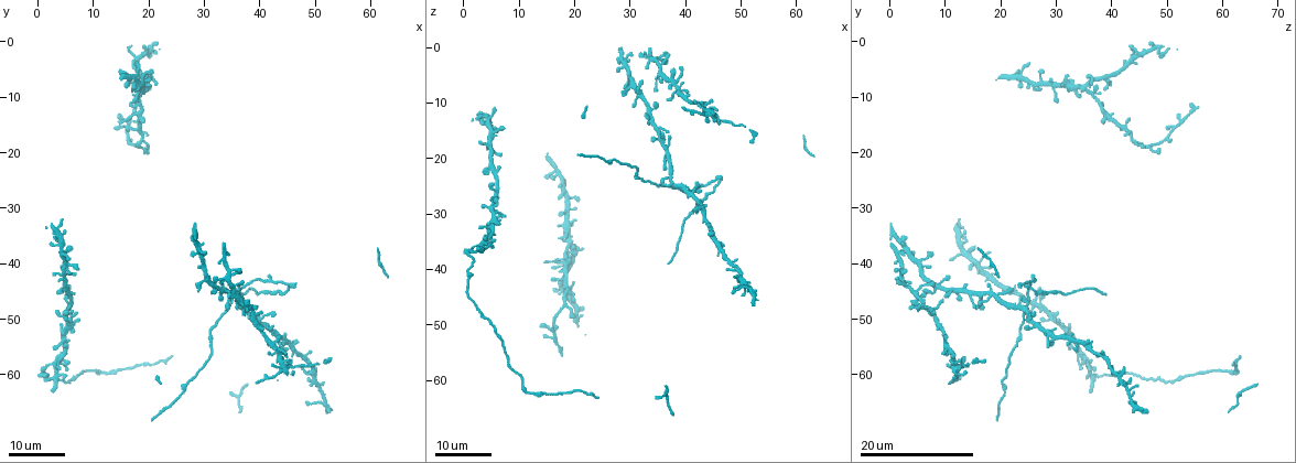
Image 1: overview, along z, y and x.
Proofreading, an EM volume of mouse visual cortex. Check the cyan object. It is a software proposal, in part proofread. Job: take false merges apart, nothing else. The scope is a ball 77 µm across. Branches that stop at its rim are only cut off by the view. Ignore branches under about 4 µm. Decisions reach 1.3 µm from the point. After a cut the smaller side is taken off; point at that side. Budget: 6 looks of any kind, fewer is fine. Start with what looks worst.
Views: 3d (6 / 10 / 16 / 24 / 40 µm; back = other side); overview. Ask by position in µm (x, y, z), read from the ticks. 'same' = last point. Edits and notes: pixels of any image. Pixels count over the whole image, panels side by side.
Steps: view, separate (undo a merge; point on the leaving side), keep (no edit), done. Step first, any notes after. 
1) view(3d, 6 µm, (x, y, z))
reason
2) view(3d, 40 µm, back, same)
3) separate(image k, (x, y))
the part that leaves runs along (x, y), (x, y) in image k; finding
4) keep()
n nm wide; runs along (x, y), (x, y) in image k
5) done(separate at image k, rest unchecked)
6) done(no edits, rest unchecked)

view(3d, 16 µm, (37.5, 48.5, 24.5))
a fork

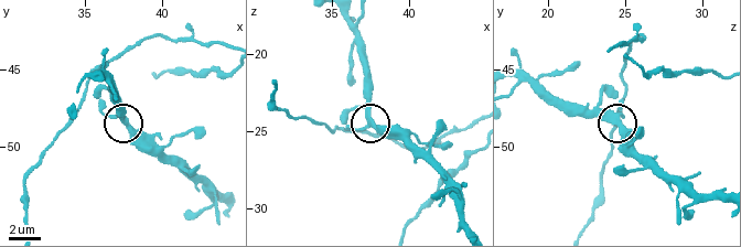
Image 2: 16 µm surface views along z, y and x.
view(3d, 6 µm, (37.4, 48.4, 24.4))

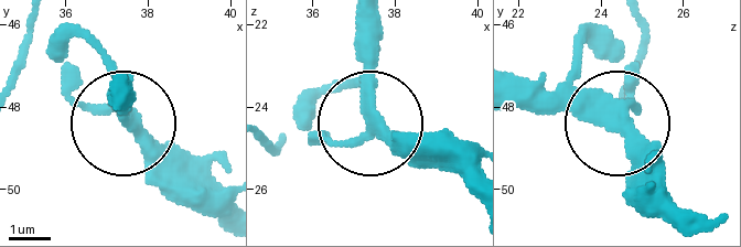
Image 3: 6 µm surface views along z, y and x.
view(3d, 6 µm, back, (37.60, 48.30, 24.55))

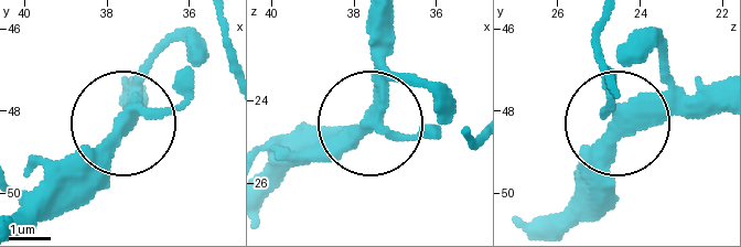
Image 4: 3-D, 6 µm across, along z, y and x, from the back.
keep()
310 nm wide; continuous, no second neuron

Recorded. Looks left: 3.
view(3d, 16 µm, (46.0, 43.5, 24.0))

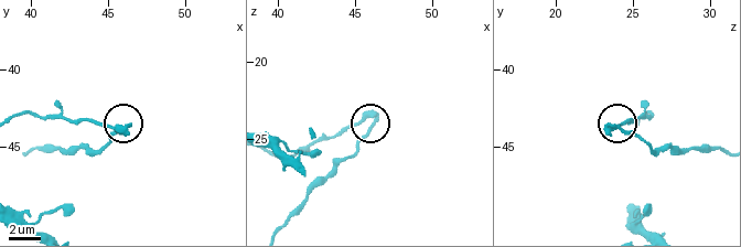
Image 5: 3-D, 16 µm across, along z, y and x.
view(3d, 6 µm, (46.4, 43.6, 23.8))

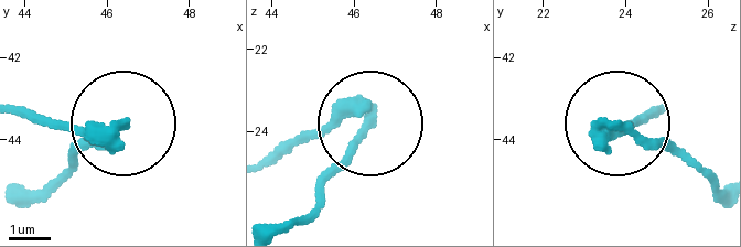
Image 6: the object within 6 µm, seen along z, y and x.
separate(image 6, (348, 163))
220 nm wide; the part that leaves runs along (367, 106), (346, 165), (314, 207), (283, 225) in image 6; a second neuron is stuck on

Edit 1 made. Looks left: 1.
done(separate at image 6, rest unchecked)

